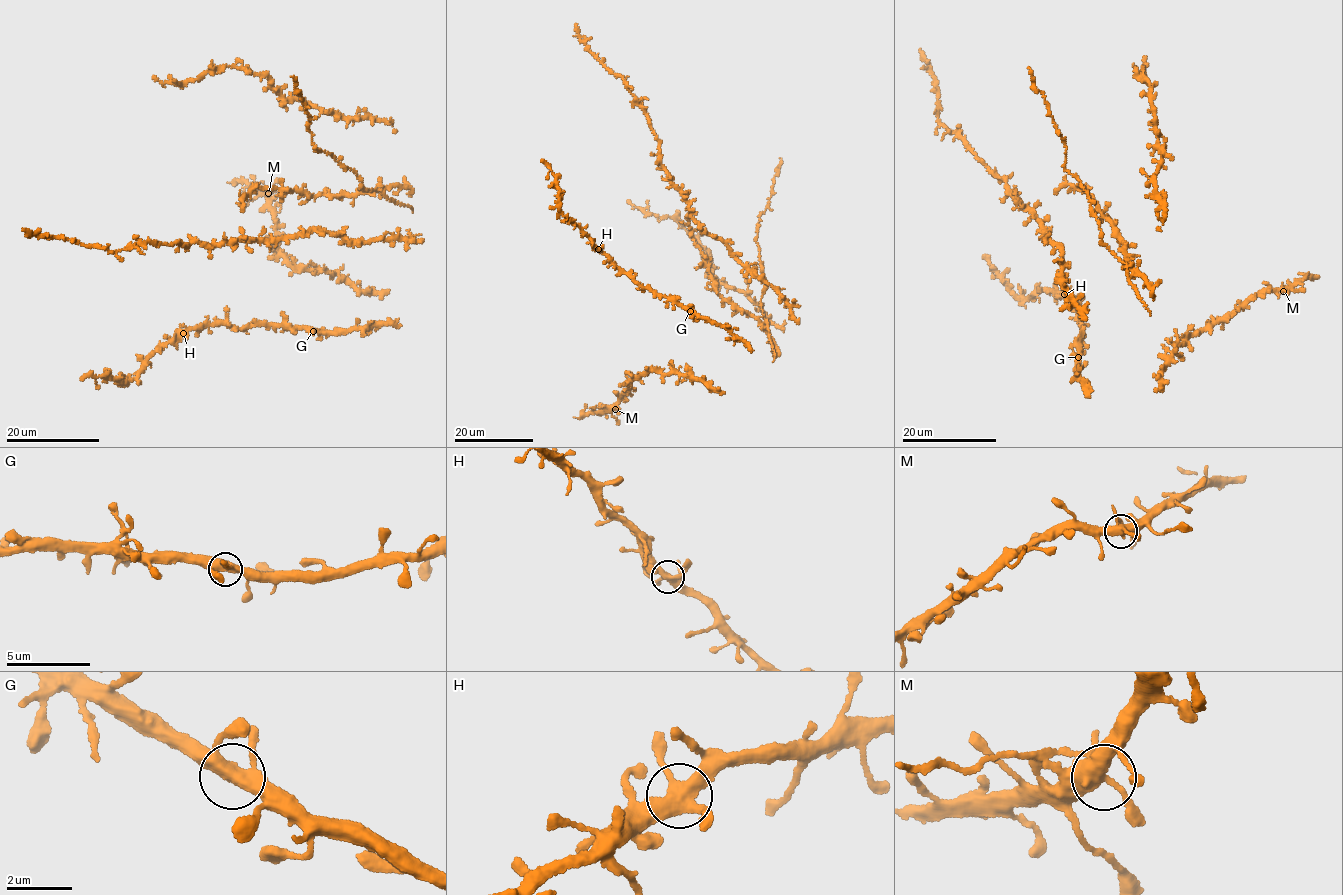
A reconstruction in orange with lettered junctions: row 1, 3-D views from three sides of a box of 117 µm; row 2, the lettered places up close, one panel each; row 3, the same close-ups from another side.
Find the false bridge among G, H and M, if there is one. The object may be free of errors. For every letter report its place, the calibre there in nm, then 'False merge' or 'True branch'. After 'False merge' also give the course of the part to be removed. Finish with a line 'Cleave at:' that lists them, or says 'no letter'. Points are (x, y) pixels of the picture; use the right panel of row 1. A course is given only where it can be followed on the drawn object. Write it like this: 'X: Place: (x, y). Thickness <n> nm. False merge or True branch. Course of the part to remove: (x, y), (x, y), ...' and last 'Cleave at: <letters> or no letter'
G: Place: (1078, 357). Thickness 420 nm. True branch
H: Place: (1064, 294). Thickness 400 nm. True branch
M: Place: (1283, 291). Thickness 440 nm. True branch
Cleave at: no letter

